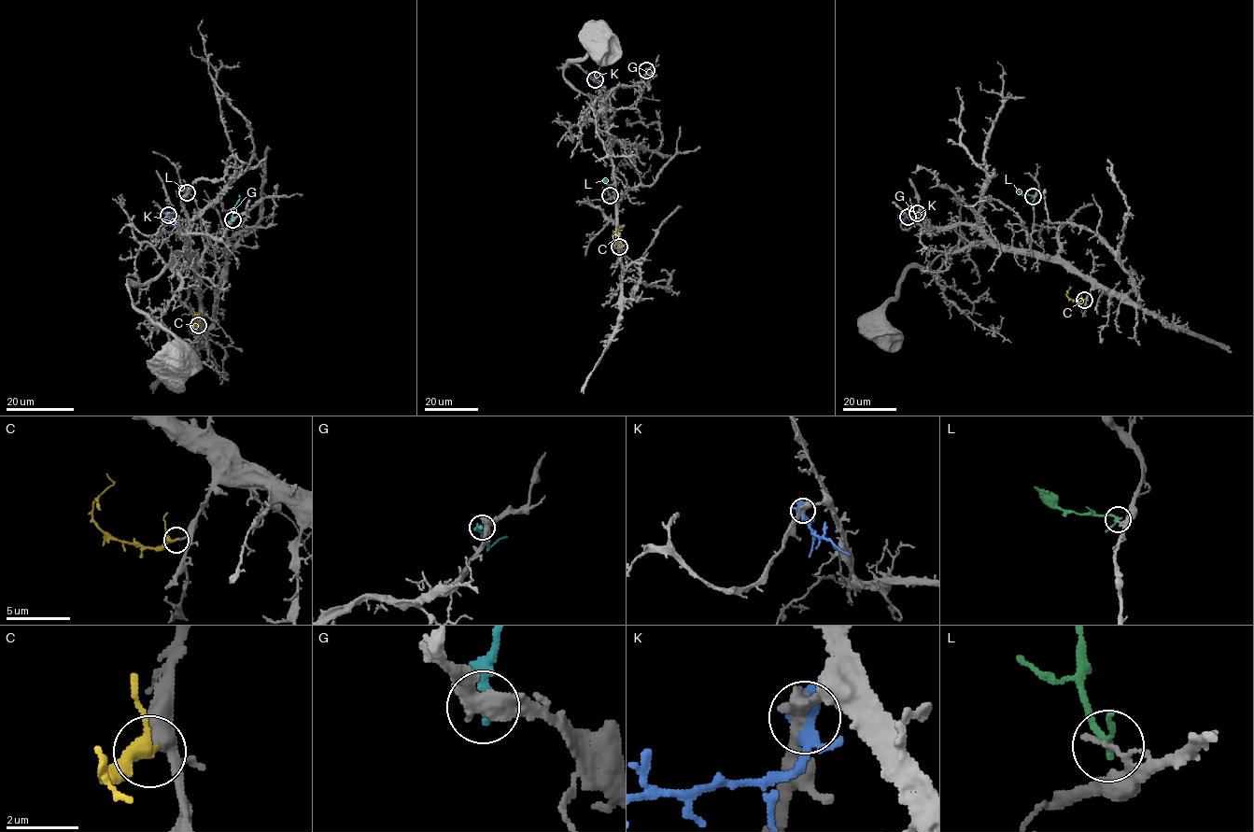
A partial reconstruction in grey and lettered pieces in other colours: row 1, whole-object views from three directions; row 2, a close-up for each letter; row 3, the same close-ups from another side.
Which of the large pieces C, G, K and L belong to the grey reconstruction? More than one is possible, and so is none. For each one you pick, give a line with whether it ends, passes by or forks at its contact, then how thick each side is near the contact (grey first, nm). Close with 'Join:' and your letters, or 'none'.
C: it passes by; 160 nm thick on the grey side, 300 nm on the other
Join: C

